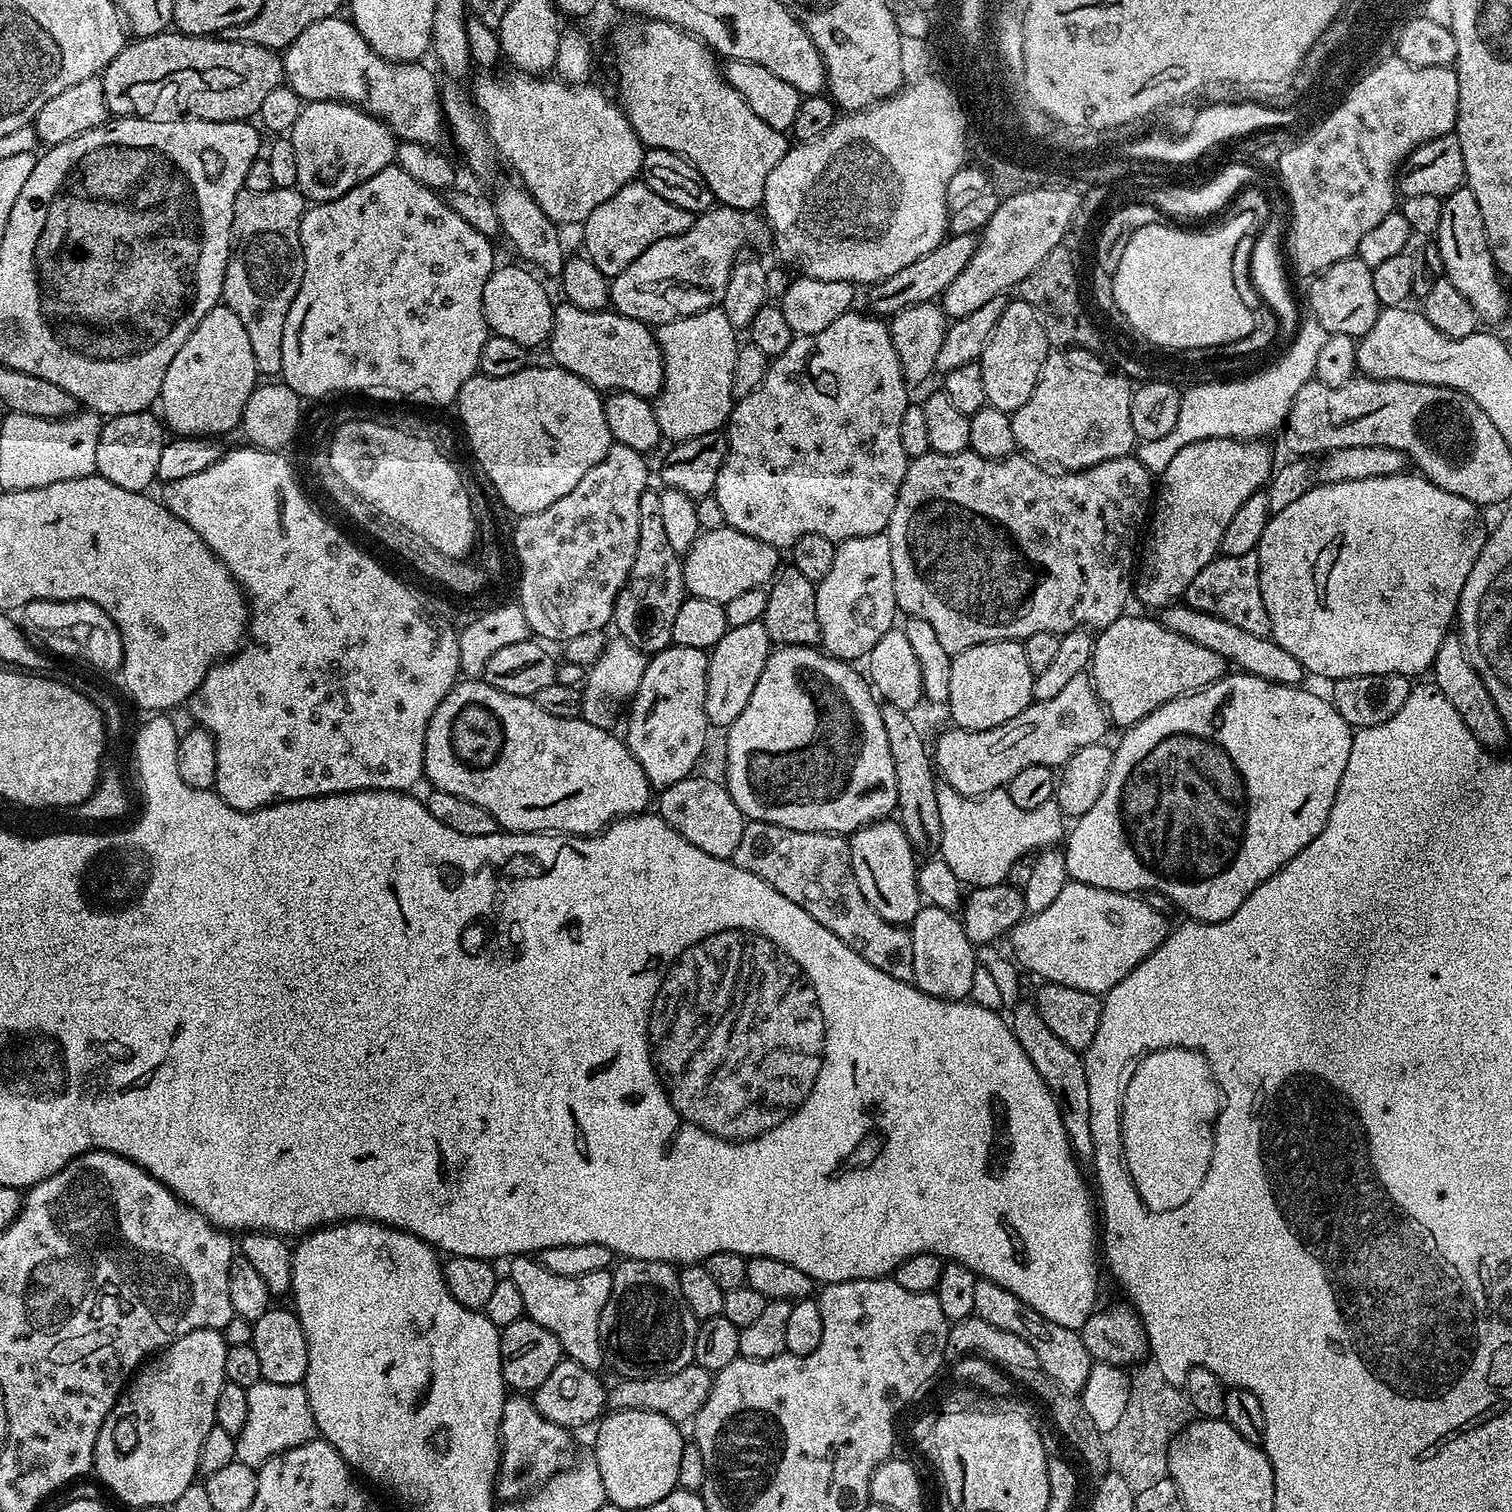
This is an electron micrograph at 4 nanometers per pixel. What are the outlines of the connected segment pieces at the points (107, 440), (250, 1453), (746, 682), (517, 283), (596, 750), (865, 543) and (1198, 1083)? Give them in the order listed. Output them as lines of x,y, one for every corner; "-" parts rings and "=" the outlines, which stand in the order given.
146,411
114,416
101,427
96,455
96,472
99,476
122,490
142,493
149,491
148,487
156,480
158,458
166,443
165,429
158,423
157,417
152,415
151,411
=
259,1379
255,1385
247,1389
248,1413
246,1422
242,1430
235,1437
236,1460
241,1464
249,1466
259,1466
268,1461
271,1456
281,1456
284,1452
289,1452
292,1448
299,1448
314,1436
314,1425
312,1414
308,1411
308,1395
304,1390
303,1383
282,1386
281,1384
271,1384
=
758,620
746,626
729,628
723,638
711,648
708,652
704,691
704,717
708,719
709,725
727,726
742,712
762,666
766,666
769,651
770,641
766,626
=
512,264
505,268
493,267
482,290
484,321
495,335
510,338
510,342
518,342
526,350
532,350
535,344
543,345
552,331
554,304
548,301
548,292
535,280
537,277
527,267
519,267
=
464,678
456,683
438,702
438,710
430,718
424,735
424,770
423,775
436,788
441,788
441,793
457,798
463,798
477,808
484,809
493,821
496,820
501,829
506,832
535,832
537,834
567,834
570,836
595,836
604,831
613,820
619,820
625,816
634,816
645,811
648,804
648,792
650,785
644,777
644,771
637,766
635,760
628,753
619,739
616,740
603,727
596,727
581,718
568,719
566,717
554,717
536,705
535,699
526,696
506,694
494,686
490,686
482,678
=
881,534
879,536
859,536
850,540
842,540
836,544
836,553
834,560
830,565
829,573
826,574
816,585
816,627
820,630
820,644
823,651
827,655
845,662
856,662
852,660
863,661
867,657
870,650
874,650
874,646
878,646
878,642
886,633
893,631
894,624
892,619
896,616
896,608
898,609
898,601
895,594
892,592
892,559
890,558
890,542
887,535
=
1160,1052
1160,1056
1152,1056
1140,1072
1130,1072
1121,1093
1121,1153
1133,1188
1147,1211
1157,1216
1180,1212
1180,1208
1188,1208
1188,1204
1196,1200
1196,1192
1208,1184
1208,1172
1212,1172
1212,1160
1216,1160
1216,1140
1220,1140
1223,1108
1228,1108
1228,1099
1221,1097
1208,1081
1200,1056
1192,1056
1192,1052

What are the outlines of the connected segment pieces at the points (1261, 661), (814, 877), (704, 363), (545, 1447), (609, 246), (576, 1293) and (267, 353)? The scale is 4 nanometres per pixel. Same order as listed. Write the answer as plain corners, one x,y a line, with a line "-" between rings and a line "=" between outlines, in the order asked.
1173,602
1159,613
1158,620
1164,628
1182,638
1194,642
1198,646
1206,646
1221,661
1237,664
1241,673
1249,676
1257,676
1267,680
1269,684
1290,684
1300,686
1305,683
1306,673
1304,667
1292,654
1286,654
1282,646
1278,646
1275,640
1268,636
1250,634
1230,622
1226,622
1217,616
1211,616
1205,612
1199,612
1197,608
1191,608
1187,602
=
759,822
745,823
742,838
732,852
731,863
765,880
773,892
782,894
794,906
806,910
814,922
818,922
830,934
834,934
847,948
853,948
856,953
870,966
890,974
895,980
912,980
912,934
907,927
889,924
862,898
862,890
852,873
852,862
848,859
846,840
843,835
827,832
795,832
774,824
=
712,310
705,316
686,316
683,320
662,324
655,329
656,343
660,346
664,361
664,378
654,407
660,434
665,441
679,442
698,438
702,434
710,434
725,427
728,414
734,407
732,378
738,347
738,341
732,337
732,328
727,319
729,317
723,311
=
512,1394
504,1401
500,1419
500,1458
494,1492
501,1501
515,1502
536,1491
551,1476
573,1463
569,1429
550,1422
527,1395
=
643,182
627,184
584,219
582,231
584,248
588,251
585,252
586,259
594,262
602,275
615,278
630,266
630,262
634,262
634,258
643,256
652,248
654,242
685,232
693,219
693,213
658,198
658,194
=
559,1271
536,1272
533,1276
519,1277
518,1283
524,1316
538,1326
553,1333
561,1349
584,1370
599,1369
600,1364
600,1315
614,1296
612,1280
607,1271
592,1271
576,1276
561,1275
=
291,188
245,195
242,202
237,203
232,209
230,266
224,271
222,300
242,322
246,338
250,338
257,373
264,378
276,378
281,375
280,367
286,351
285,345
280,345
286,339
284,323
290,306
298,294
300,279
304,273
300,254
300,219
303,218
305,211
305,197

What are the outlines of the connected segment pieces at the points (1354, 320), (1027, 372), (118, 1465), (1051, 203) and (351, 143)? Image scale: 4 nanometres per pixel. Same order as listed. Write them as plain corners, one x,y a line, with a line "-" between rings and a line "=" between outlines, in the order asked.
1359,258
1334,262
1334,266
1311,277
1309,284
1312,285
1308,288
1308,304
1312,307
1313,318
1321,324
1319,327
1325,333
1359,338
1367,334
1370,326
1374,326
1382,305
1374,294
1372,269
=
1025,300
1005,303
1002,318
994,326
978,361
982,374
985,401
999,412
1014,413
1030,398
1042,362
1050,351
1050,341
1036,311
=
203,1328
178,1338
131,1377
130,1383
102,1422
92,1455
95,1475
100,1475
101,1482
122,1503
132,1508
156,1508
159,1504
171,1506
178,1494
193,1484
198,1474
204,1435
214,1427
210,1417
216,1406
217,1391
225,1379
228,1350
229,1345
225,1344
223,1335
217,1329
=
1036,192
1026,196
1017,196
1002,201
997,206
997,212
990,217
978,236
978,243
974,254
966,262
966,266
954,282
944,291
942,309
945,317
960,320
963,316
974,314
978,306
990,302
990,298
1004,296
1007,288
1015,289
1027,276
1047,258
1052,251
1065,243
1064,235
1069,235
1070,229
1066,226
1068,216
1071,216
1073,204
1076,200
1067,193
=
317,100
301,107
300,117
296,123
293,137
296,149
296,188
302,190
305,197
312,196
313,205
329,204
332,200
342,198
350,190
354,190
362,182
366,182
374,174
389,167
396,156
398,141
392,129
382,120
368,115
367,112
343,102
335,100

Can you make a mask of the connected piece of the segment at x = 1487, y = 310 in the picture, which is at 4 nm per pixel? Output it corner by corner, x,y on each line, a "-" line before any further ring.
1462,186
1458,191
1443,197
1442,218
1434,237
1434,243
1440,247
1440,260
1444,263
1443,275
1452,284
1454,290
1458,290
1458,294
1462,294
1462,298
1466,298
1477,321
1502,319
1504,316
1504,288
1500,285
1501,277
1497,273
1492,252
1488,249
1488,239
1484,233
1484,223
1482,214
1478,210
1478,202
1467,186

